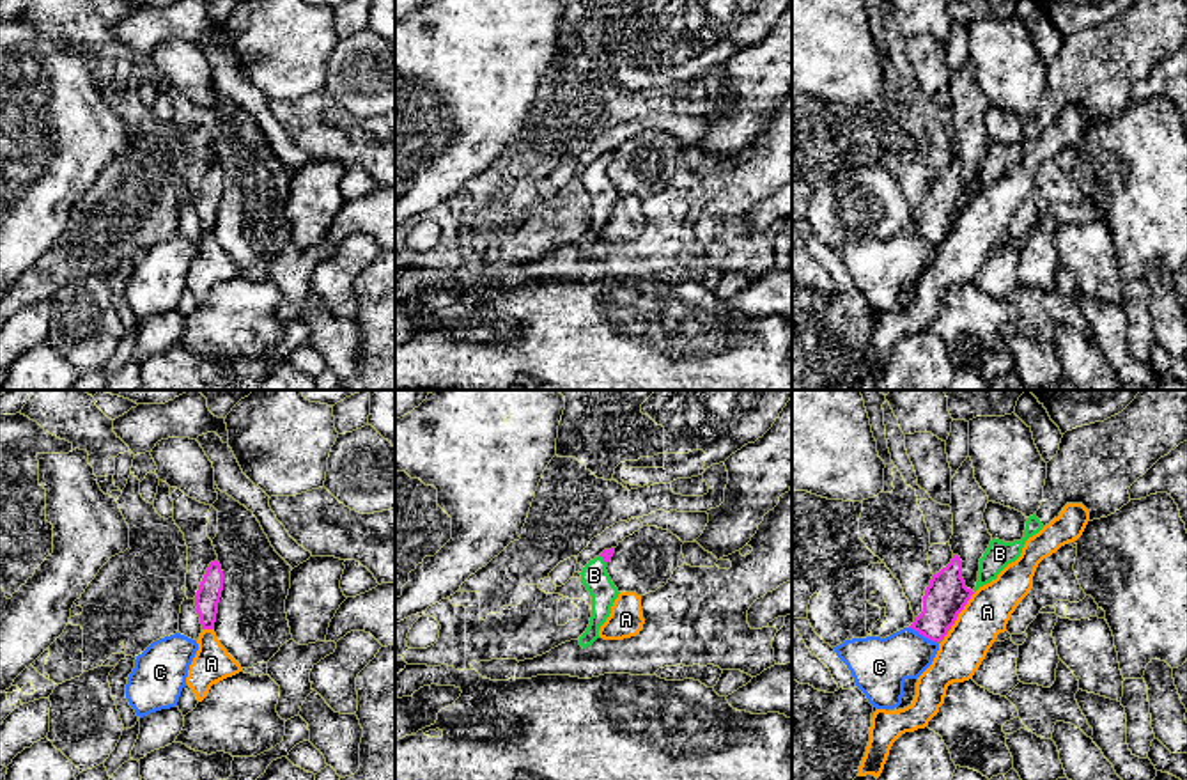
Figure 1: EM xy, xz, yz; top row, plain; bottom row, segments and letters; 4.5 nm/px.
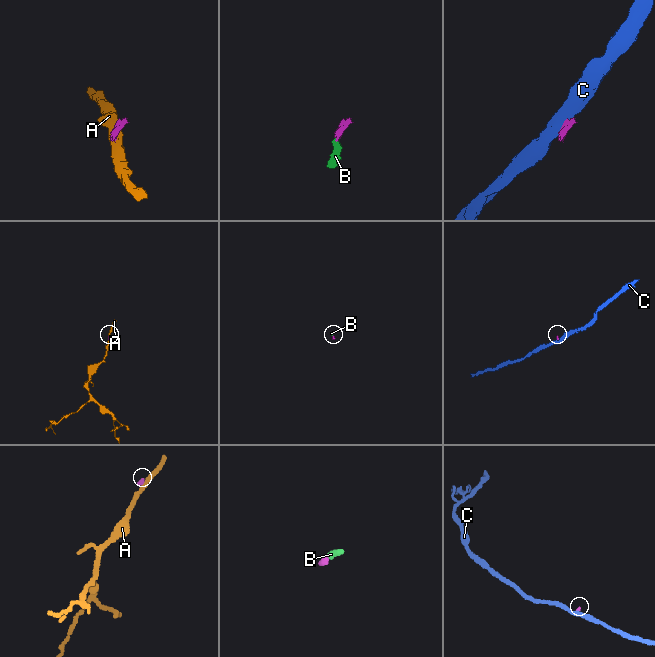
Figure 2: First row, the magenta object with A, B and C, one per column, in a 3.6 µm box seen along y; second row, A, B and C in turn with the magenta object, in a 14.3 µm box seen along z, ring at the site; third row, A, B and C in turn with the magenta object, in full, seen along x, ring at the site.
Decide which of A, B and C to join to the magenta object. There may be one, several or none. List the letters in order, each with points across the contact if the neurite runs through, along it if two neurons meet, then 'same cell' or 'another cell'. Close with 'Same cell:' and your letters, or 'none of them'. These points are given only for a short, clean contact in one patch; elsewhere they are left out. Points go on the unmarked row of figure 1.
A: border yz (975, 195), (950, 229); another cell
B: way xz (606, 156), (605, 163), (594, 178); same cell
C: border yz (909, 229), (936, 245); another cell
Same cell: B

